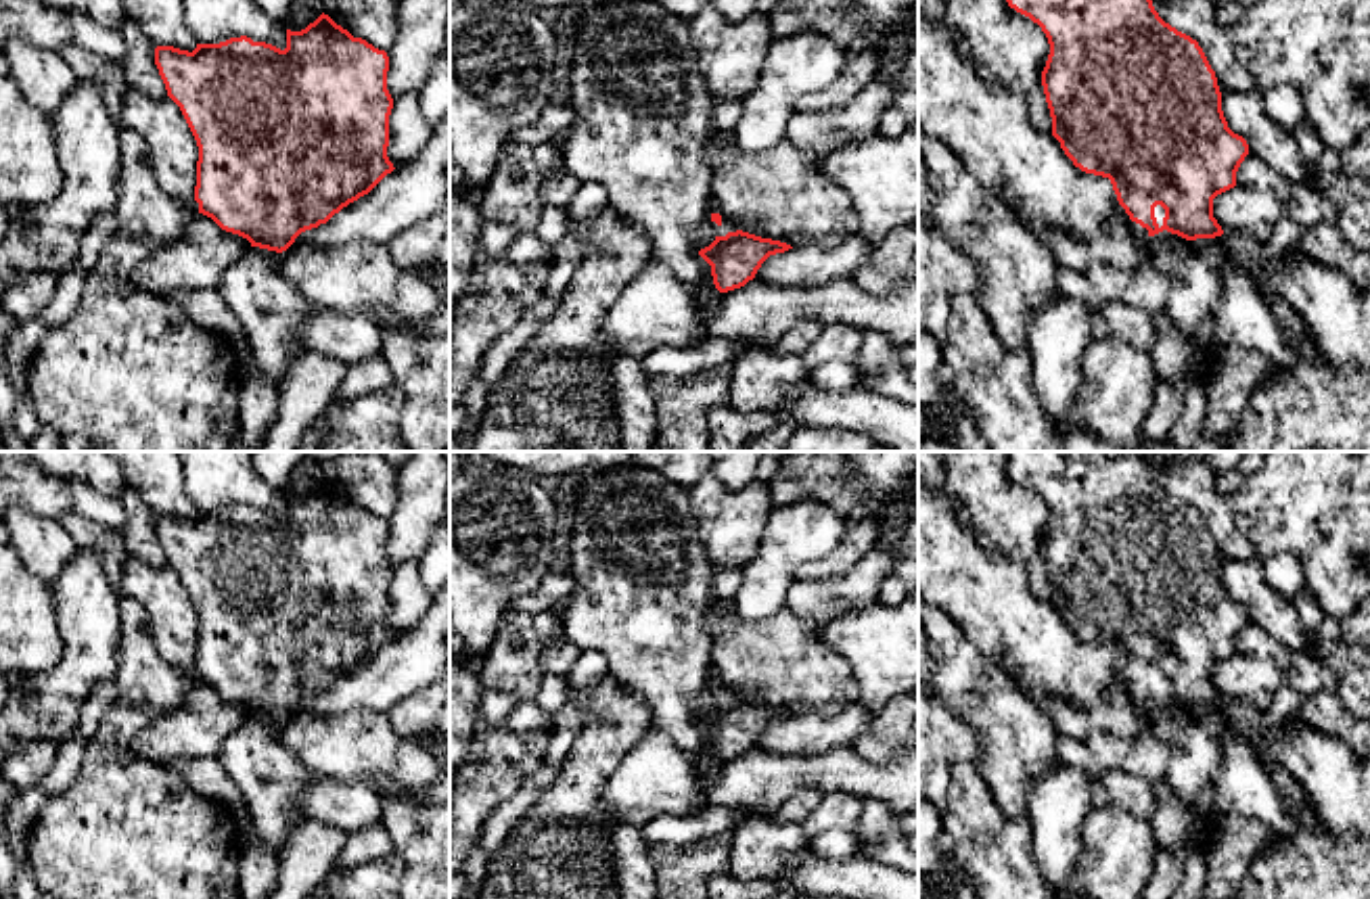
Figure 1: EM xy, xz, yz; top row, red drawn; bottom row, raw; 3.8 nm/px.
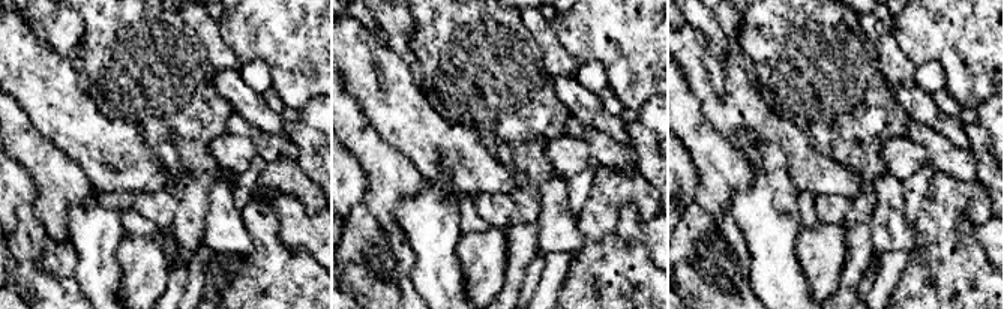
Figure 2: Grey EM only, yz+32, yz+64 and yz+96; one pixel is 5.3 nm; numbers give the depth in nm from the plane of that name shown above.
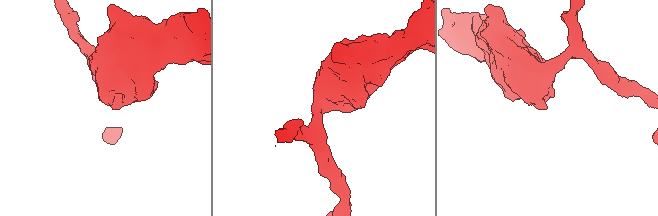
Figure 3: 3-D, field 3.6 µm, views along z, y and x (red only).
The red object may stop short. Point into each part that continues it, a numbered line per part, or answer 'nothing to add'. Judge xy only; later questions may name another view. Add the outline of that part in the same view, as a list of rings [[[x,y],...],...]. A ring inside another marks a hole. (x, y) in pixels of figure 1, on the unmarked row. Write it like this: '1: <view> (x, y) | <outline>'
1: xy (270, 776) | [[[249,715],[224,742],[220,759],[243,790],[251,826],[278,855],[293,826],[307,820],[297,805],[307,767],[278,740],[280,721]]]

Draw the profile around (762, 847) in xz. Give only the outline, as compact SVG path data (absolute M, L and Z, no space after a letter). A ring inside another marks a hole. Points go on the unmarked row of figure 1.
M751 815L730 826L730 870L738 880L776 880L801 861L809 838L799 824L778 822L776 815Z

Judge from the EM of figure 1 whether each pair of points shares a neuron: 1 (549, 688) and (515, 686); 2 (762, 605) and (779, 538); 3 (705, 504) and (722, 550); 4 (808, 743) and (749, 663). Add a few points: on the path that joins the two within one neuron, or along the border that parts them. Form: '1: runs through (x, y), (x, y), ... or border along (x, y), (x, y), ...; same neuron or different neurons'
1: border along (544, 676), (532, 701); different neurons
2: runs through (764, 588), (764, 580), (779, 555); same neuron
3: runs through (716, 515), (722, 521), (722, 540); same neuron
4: border along (841, 709), (829, 716), (797, 713), (793, 718); different neurons

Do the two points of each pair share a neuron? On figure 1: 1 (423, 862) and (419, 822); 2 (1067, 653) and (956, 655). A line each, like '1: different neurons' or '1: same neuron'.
1: same neuron
2: different neurons

